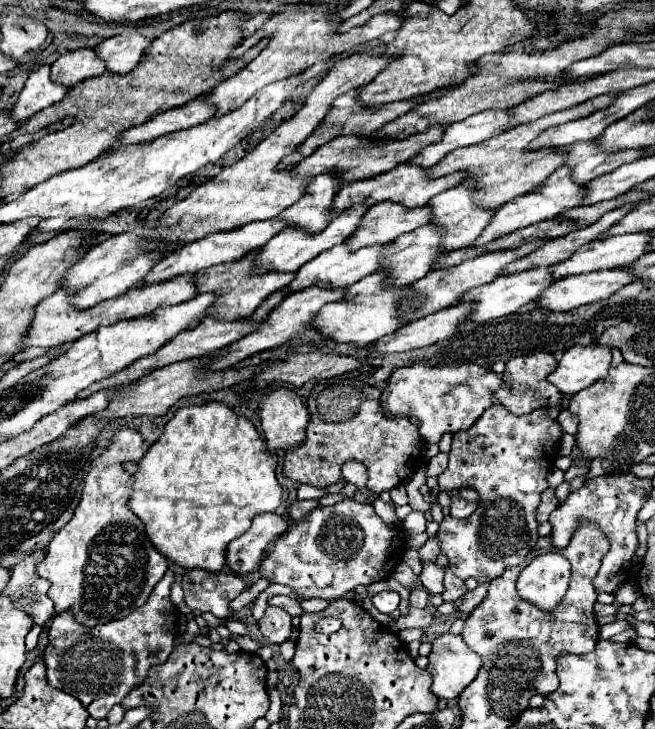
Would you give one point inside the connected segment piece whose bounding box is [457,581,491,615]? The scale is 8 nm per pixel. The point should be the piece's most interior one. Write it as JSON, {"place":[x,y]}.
{"place":[471,599]}

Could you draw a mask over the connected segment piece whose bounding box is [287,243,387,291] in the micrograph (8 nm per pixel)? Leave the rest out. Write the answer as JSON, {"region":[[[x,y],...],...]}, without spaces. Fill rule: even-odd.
{"region":[[[335,245],[333,249],[317,255],[313,261],[305,263],[297,277],[287,285],[289,291],[301,291],[305,289],[307,285],[319,285],[319,287],[327,287],[327,289],[339,289],[339,287],[347,287],[347,285],[353,285],[357,283],[361,277],[369,275],[369,273],[375,273],[381,269],[381,257],[383,257],[383,251],[385,251],[387,245],[371,245],[371,247],[363,247],[363,249],[357,249],[357,251],[351,251],[345,245]]]}

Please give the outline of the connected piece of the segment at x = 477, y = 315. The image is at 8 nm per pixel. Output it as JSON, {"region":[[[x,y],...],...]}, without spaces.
{"region":[[[549,267],[545,269],[527,269],[525,273],[511,273],[511,275],[499,275],[495,281],[491,281],[489,285],[481,285],[477,289],[471,289],[469,293],[465,293],[465,297],[461,301],[475,301],[473,313],[469,319],[473,321],[493,321],[497,317],[503,315],[511,315],[511,313],[523,313],[535,307],[537,297],[549,287],[553,285],[553,277],[549,277]]]}

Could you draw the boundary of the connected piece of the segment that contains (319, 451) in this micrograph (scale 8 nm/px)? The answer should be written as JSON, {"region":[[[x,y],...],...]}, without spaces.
{"region":[[[319,381],[313,385],[307,397],[307,409],[311,413],[305,441],[299,449],[285,453],[285,475],[299,483],[309,483],[319,489],[341,481],[341,465],[345,461],[361,461],[369,471],[367,489],[381,493],[397,487],[409,475],[415,473],[415,465],[421,463],[421,437],[417,425],[409,417],[387,419],[379,407],[381,389],[365,383],[349,381]]]}

